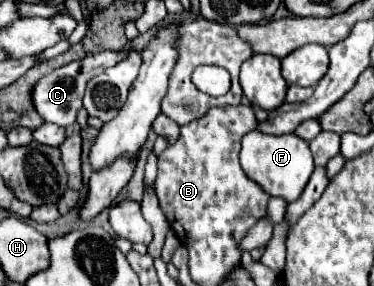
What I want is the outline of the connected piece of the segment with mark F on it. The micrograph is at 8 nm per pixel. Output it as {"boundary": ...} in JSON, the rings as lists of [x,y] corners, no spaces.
{"boundary":[[[250,131],[242,137],[242,151],[240,151],[240,165],[252,181],[256,181],[268,195],[282,197],[284,201],[296,201],[308,183],[314,161],[308,149],[308,143],[294,133],[286,135],[264,135],[260,131]]]}

